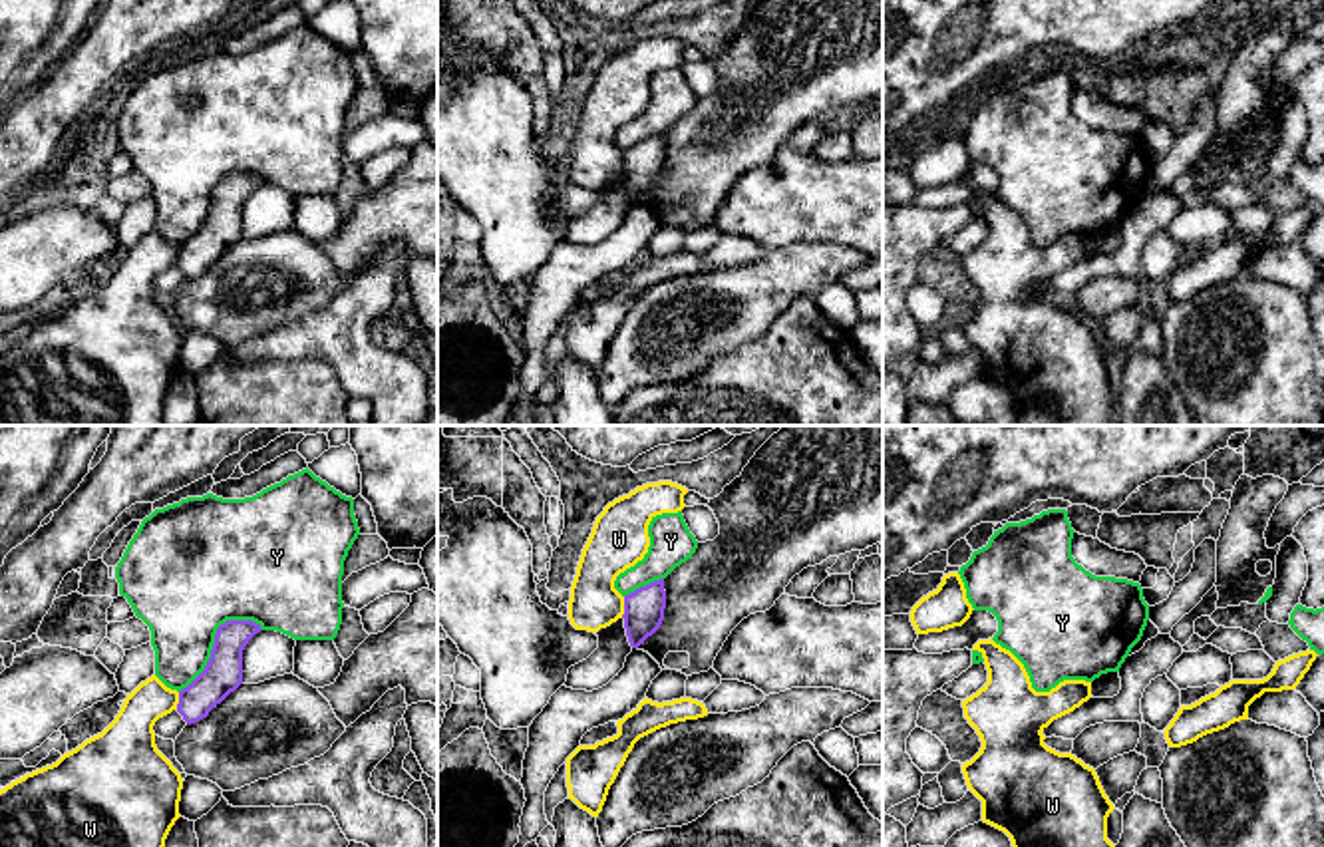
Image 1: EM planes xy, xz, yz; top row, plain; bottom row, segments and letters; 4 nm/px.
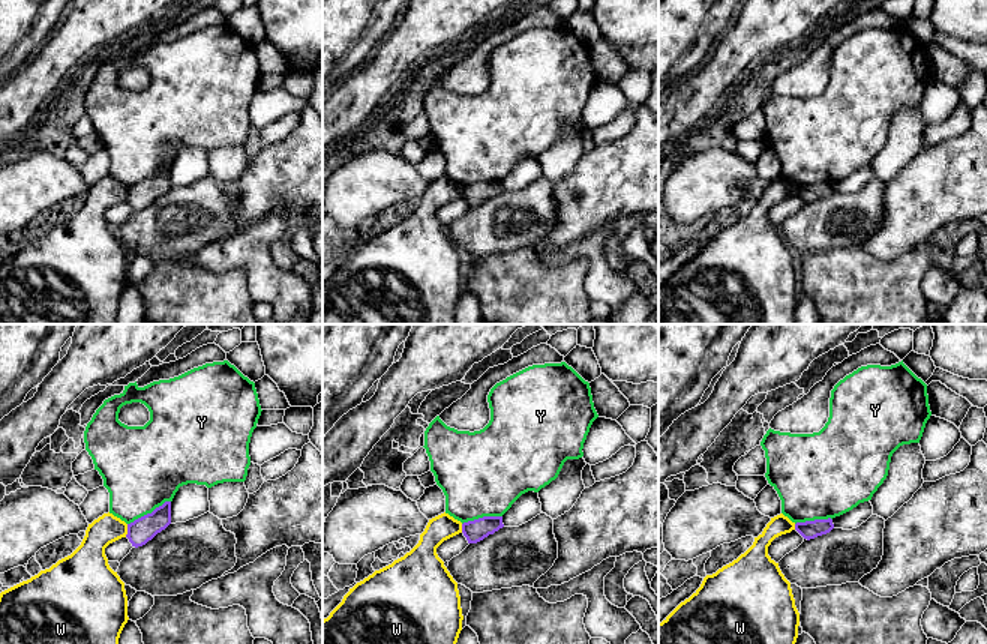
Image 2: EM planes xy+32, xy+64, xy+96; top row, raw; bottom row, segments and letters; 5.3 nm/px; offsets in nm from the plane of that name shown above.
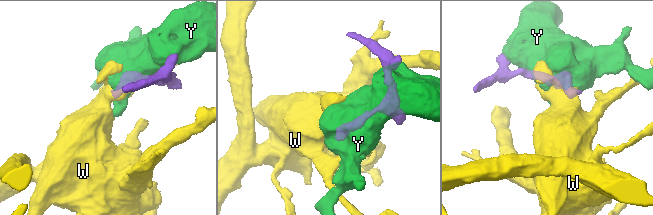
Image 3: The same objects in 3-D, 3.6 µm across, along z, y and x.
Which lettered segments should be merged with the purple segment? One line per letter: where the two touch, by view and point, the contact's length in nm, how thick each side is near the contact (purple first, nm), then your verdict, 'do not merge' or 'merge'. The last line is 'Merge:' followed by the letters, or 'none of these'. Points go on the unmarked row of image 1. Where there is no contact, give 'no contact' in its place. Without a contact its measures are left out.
W: xz (625, 162) | 90 nm | 160/200 nm | do not merge
Y: xy (215, 193) | 440 nm | 160/440 nm | do not merge
Merge: none of these

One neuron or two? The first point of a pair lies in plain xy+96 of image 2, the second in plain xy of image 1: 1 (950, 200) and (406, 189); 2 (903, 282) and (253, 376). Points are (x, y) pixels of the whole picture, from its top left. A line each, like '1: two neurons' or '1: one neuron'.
1: one neuron
2: one neuron

